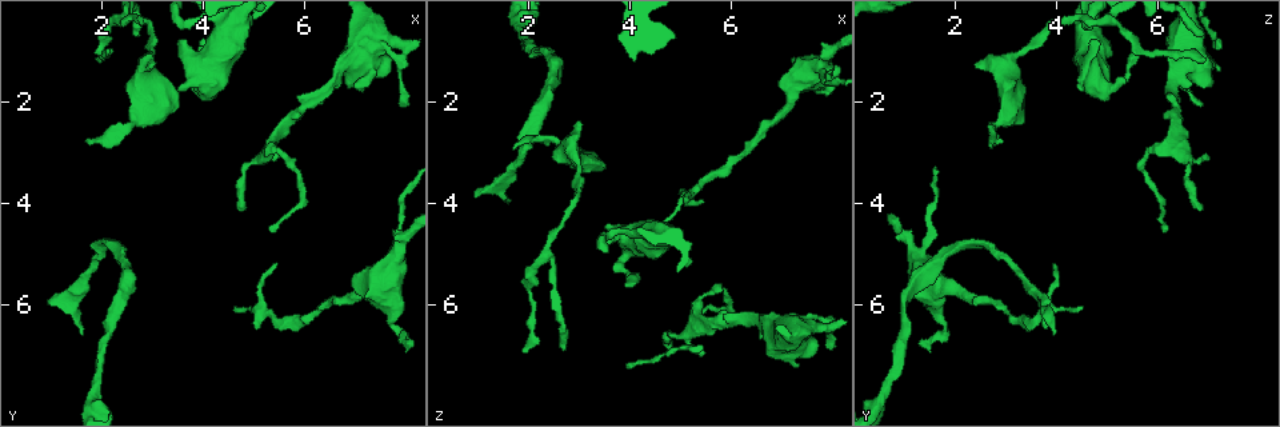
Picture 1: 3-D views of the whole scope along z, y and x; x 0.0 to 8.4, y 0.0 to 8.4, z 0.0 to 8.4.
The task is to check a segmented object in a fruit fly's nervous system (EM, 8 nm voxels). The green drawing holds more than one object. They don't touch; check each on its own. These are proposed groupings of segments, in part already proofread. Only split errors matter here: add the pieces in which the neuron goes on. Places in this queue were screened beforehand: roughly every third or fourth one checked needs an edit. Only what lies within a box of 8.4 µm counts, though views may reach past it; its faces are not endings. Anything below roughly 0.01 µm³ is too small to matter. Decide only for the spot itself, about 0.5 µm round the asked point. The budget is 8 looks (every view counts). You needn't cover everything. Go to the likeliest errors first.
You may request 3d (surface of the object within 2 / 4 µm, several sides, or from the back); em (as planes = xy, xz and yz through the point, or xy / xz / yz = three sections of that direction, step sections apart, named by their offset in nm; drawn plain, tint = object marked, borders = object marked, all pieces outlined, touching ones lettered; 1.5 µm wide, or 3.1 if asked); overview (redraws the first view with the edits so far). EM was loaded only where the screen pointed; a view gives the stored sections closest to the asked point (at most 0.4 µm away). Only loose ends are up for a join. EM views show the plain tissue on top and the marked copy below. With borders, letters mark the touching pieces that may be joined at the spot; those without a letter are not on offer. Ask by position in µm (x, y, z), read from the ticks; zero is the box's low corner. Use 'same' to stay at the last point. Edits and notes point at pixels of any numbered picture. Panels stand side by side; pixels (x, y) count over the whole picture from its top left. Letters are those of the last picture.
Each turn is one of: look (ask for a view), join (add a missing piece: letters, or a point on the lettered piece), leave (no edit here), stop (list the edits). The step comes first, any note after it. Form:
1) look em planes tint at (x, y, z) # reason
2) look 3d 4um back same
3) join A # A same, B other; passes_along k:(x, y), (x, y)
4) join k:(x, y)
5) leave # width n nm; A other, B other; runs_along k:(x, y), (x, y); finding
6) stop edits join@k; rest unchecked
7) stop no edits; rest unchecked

look em planes tint at (1.65, 2.75, 2.90) # thin end

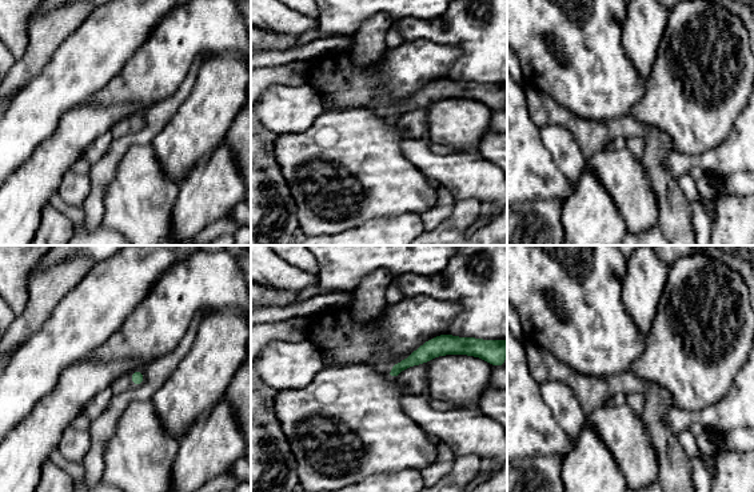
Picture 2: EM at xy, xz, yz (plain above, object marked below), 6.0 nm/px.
look em planes borders same

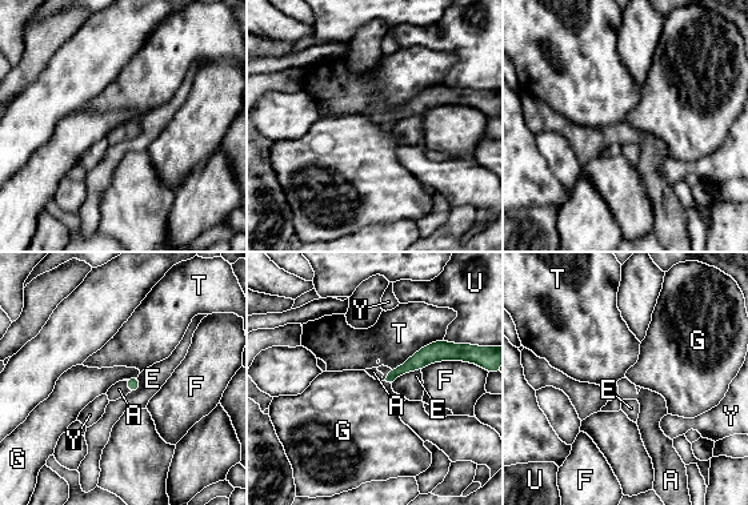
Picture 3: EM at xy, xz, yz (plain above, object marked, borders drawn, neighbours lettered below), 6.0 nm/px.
join A # A same, E other, F other, G other, T other, U other, Y other; passes_along 3:(132, 383), (127, 385), (119, 389); the neuron continues

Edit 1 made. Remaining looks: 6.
look em xy step 4 borders at (0.95, 6.00, 3.80) # branch stops here

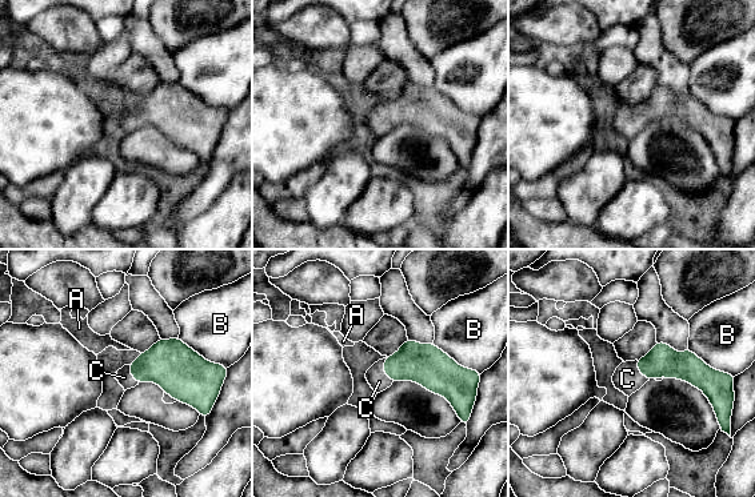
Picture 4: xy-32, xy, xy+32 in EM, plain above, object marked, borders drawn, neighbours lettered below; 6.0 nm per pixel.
join C # A other, B other, C same; passes_along 4:(423, 364), (383, 371), (379, 381); the neuron continues

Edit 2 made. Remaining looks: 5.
look overview # redraw

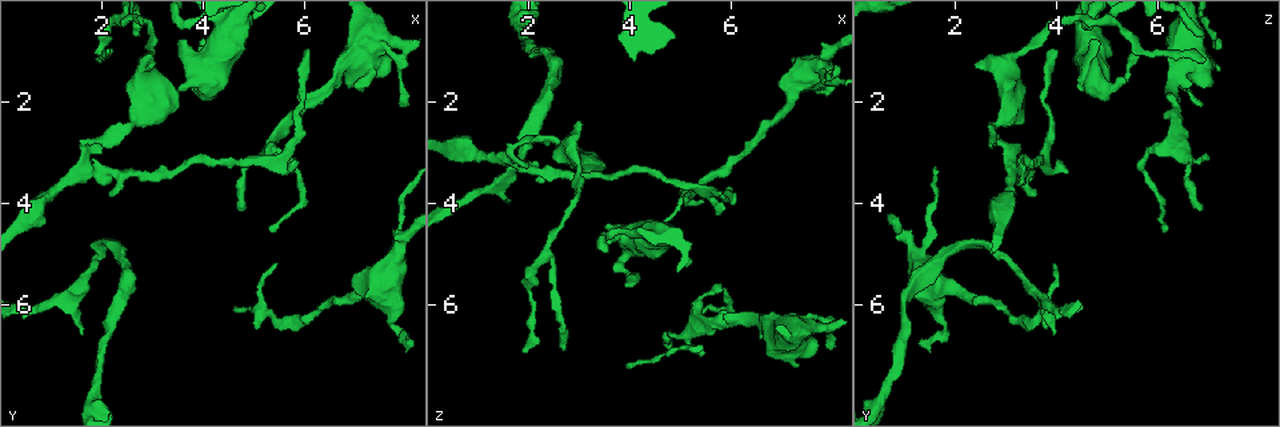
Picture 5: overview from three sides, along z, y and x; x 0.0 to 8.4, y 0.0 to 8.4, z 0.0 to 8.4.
look em yz step 8 tint at (3.50, 0.80, 4.75) # stops while still wide

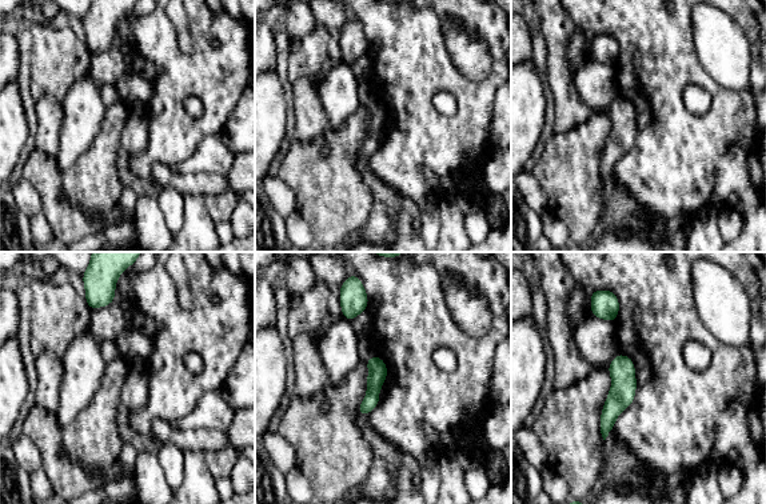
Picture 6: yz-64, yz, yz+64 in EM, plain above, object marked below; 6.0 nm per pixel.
look em yz step 8 borders same

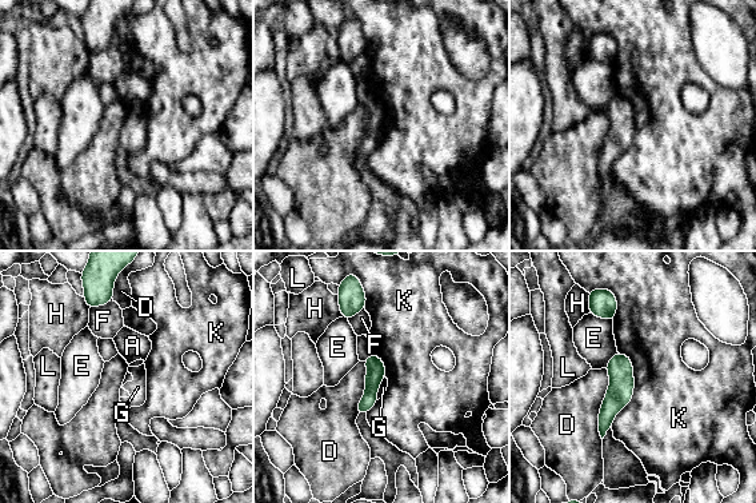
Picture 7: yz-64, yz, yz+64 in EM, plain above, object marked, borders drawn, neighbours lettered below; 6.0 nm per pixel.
leave # A other, D other, E other, F other, G other, H other, K other, L other; border 7:(606, 368), (602, 439); none of them fits

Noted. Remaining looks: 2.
stop edits join@3, join@4; rest unchecked

